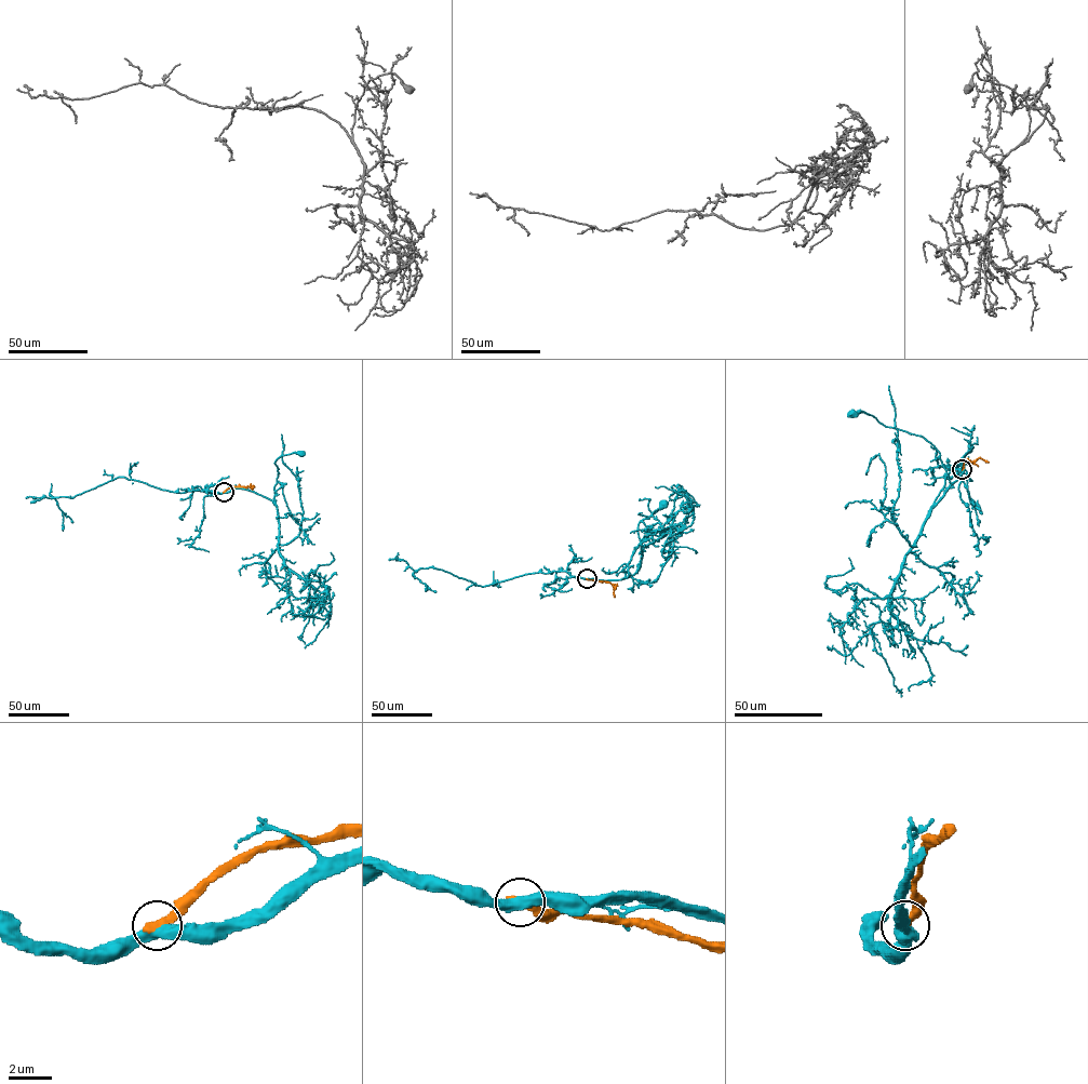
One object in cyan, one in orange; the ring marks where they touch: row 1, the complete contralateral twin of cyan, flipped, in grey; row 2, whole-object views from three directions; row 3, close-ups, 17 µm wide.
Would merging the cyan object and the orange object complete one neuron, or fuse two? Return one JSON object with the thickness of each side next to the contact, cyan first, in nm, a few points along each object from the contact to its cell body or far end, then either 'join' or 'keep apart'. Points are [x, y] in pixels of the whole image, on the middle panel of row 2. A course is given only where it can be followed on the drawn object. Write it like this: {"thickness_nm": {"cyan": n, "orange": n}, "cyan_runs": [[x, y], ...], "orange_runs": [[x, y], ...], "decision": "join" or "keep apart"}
{"thickness_nm": {"cyan": 500, "orange": 420}, "cyan_runs": [[587, 578], [620, 579], [636, 572], [641, 554], [637, 525], [663, 503]], "orange_runs": [[587, 578], [609, 581], [615, 597]], "decision": "keep apart"}

